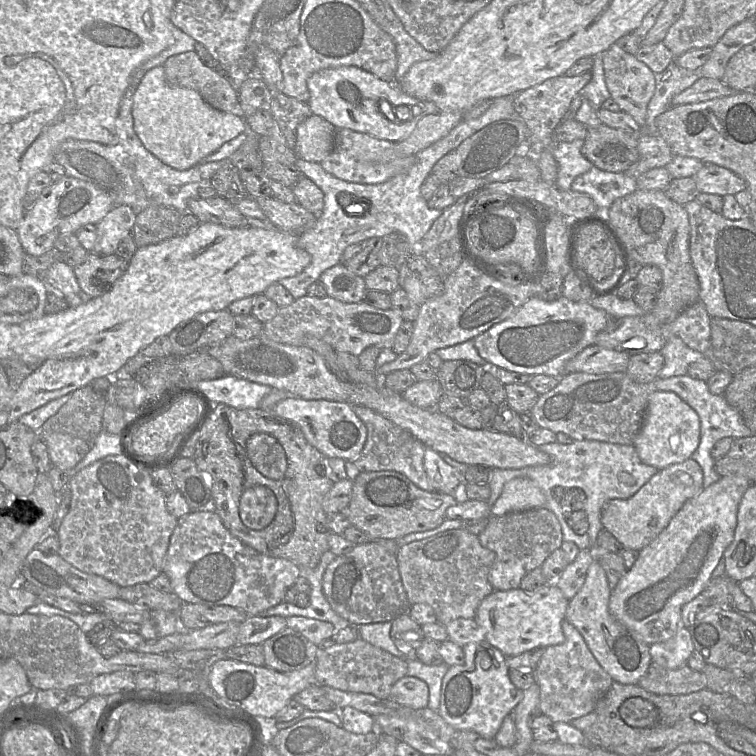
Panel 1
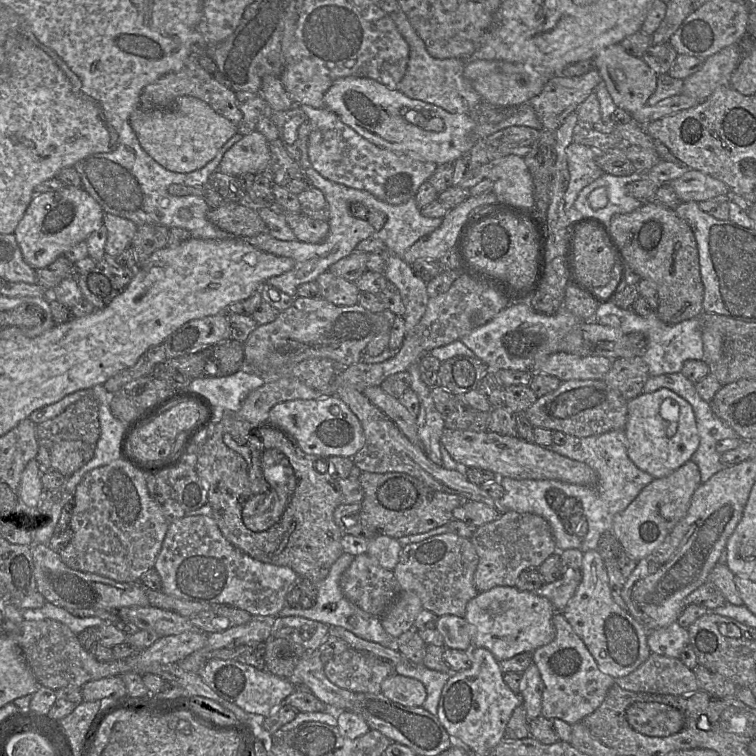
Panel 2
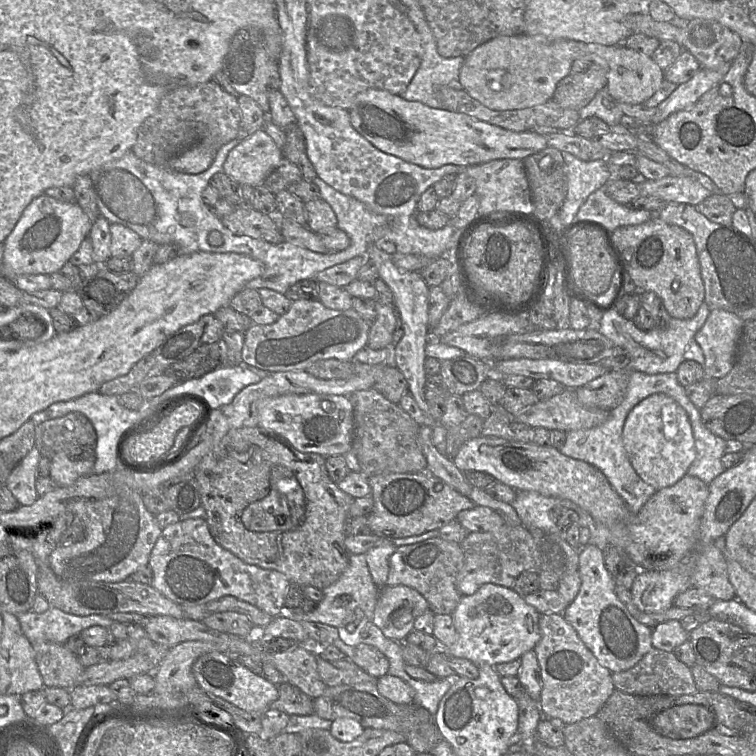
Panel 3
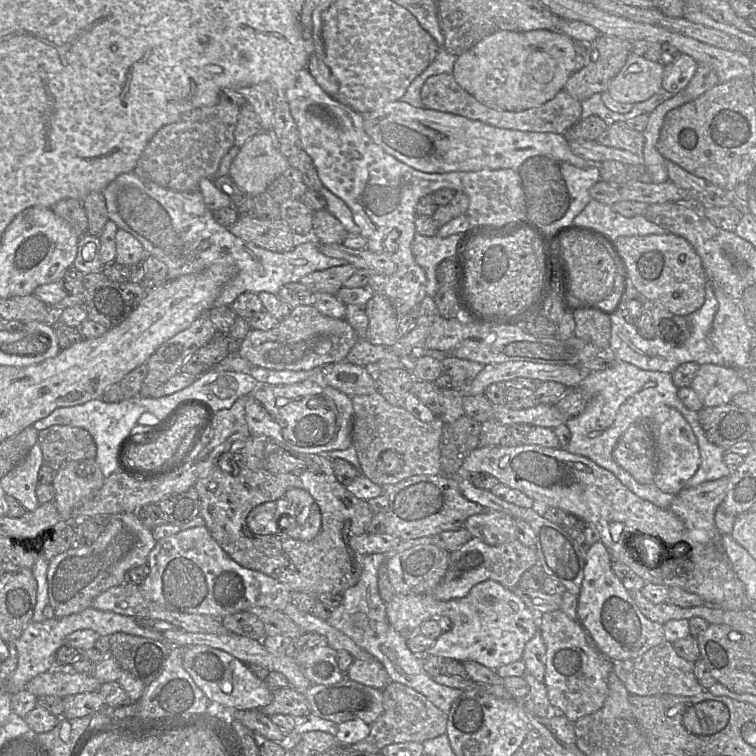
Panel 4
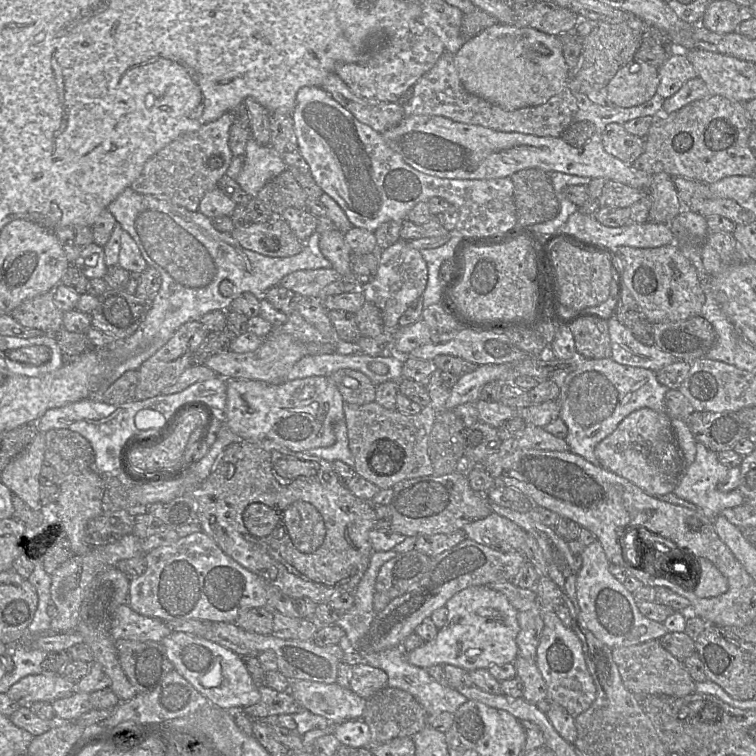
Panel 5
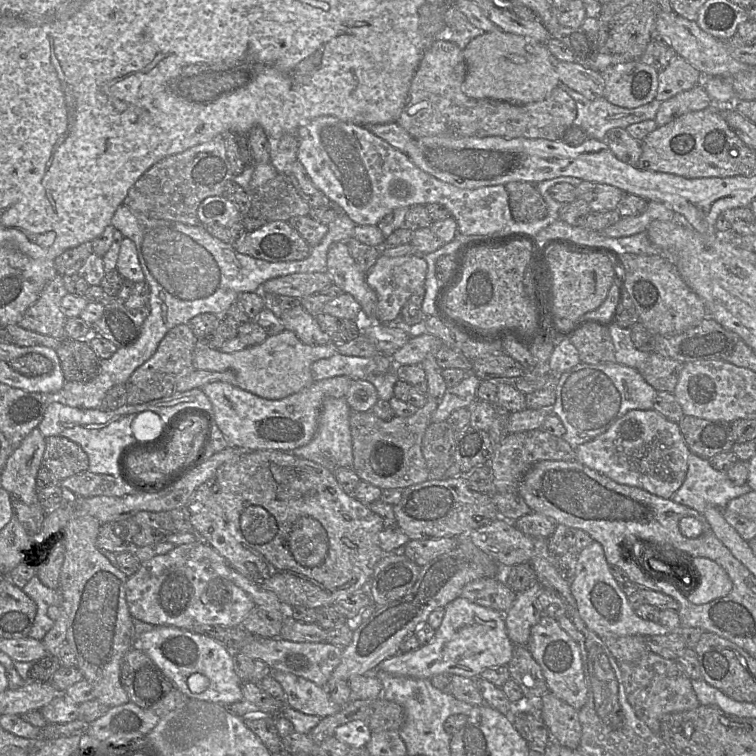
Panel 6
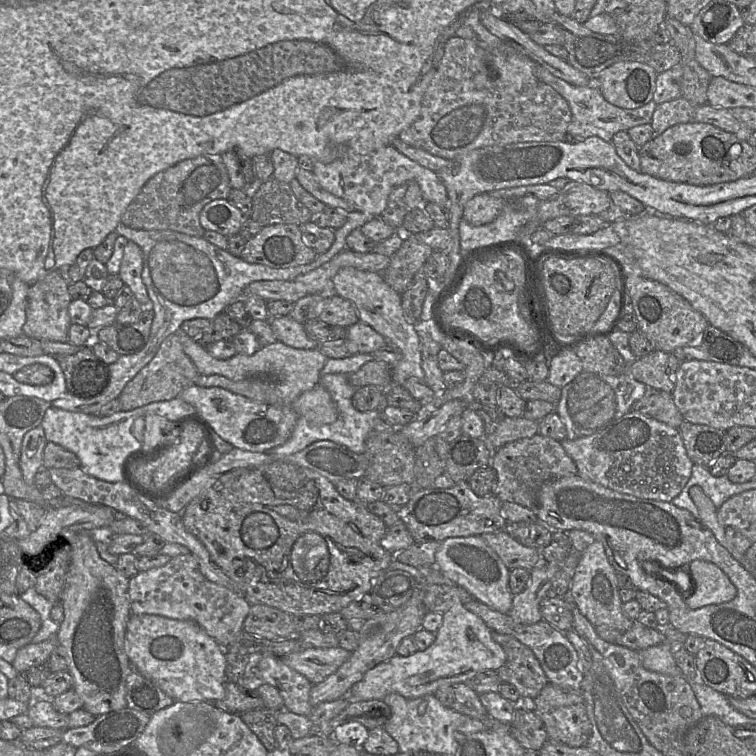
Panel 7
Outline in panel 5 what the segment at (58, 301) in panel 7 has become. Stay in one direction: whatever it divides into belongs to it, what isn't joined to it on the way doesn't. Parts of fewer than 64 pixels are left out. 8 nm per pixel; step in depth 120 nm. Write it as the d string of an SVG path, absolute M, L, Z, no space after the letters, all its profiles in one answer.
M57 286L36 297L23 301L10 315L21 325L55 334L63 328L63 311L54 303Z

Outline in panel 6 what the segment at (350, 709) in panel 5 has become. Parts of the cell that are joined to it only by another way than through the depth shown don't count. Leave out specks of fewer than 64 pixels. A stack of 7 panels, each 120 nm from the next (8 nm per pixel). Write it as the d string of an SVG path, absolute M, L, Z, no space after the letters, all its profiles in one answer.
M273 670L271 676L284 690L286 707L320 718L333 715L342 708L331 700L326 687L291 673Z

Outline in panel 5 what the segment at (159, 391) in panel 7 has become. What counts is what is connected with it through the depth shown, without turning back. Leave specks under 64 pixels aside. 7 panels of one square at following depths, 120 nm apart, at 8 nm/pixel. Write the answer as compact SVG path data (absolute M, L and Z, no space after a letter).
M199 320L182 324L174 335L139 367L138 383L134 393L134 400L145 400L158 396L161 391L172 384L177 377L190 366L190 359L196 349L205 339L208 331Z

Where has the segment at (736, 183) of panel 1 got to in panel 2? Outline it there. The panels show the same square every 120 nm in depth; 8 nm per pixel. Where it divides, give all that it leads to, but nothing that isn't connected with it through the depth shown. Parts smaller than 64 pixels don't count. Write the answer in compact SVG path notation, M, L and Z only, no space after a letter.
M689 170L670 185L681 202L702 202L730 193L724 182L697 170Z

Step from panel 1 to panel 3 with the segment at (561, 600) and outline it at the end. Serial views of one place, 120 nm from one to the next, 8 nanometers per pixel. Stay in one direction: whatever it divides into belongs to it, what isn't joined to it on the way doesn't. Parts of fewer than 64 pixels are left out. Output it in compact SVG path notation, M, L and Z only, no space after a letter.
M486 583L474 594L462 595L457 607L451 613L454 627L457 632L456 642L443 649L448 656L466 658L476 665L489 664L496 666L499 663L510 662L521 658L522 655L533 650L541 639L539 628L540 613L531 605L527 604L524 597L513 588Z

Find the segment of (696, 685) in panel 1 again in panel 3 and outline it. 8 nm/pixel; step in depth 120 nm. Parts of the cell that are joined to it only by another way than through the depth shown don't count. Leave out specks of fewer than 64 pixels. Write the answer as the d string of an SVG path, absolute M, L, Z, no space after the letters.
M654 647L632 668L612 673L612 680L616 689L633 695L688 695L698 691L690 668L673 652Z

